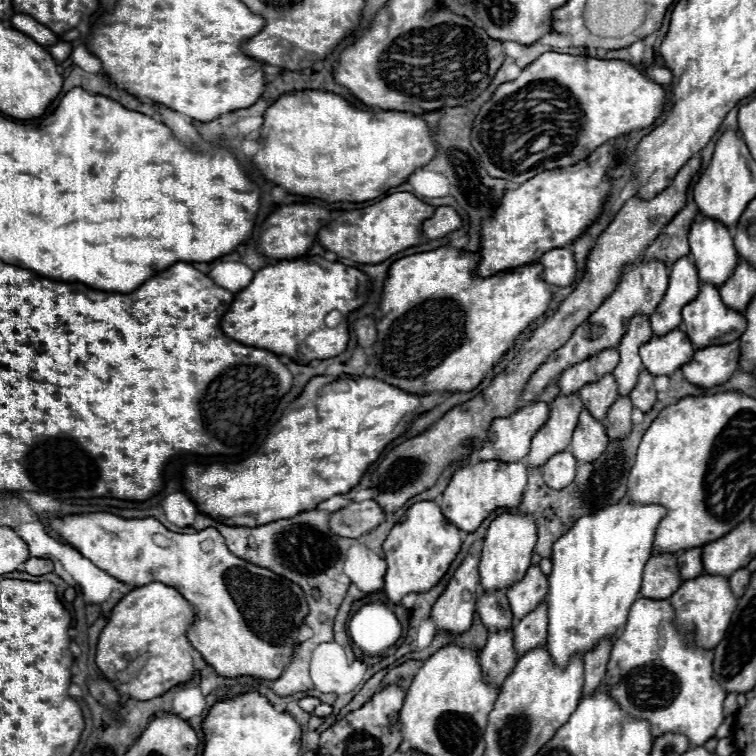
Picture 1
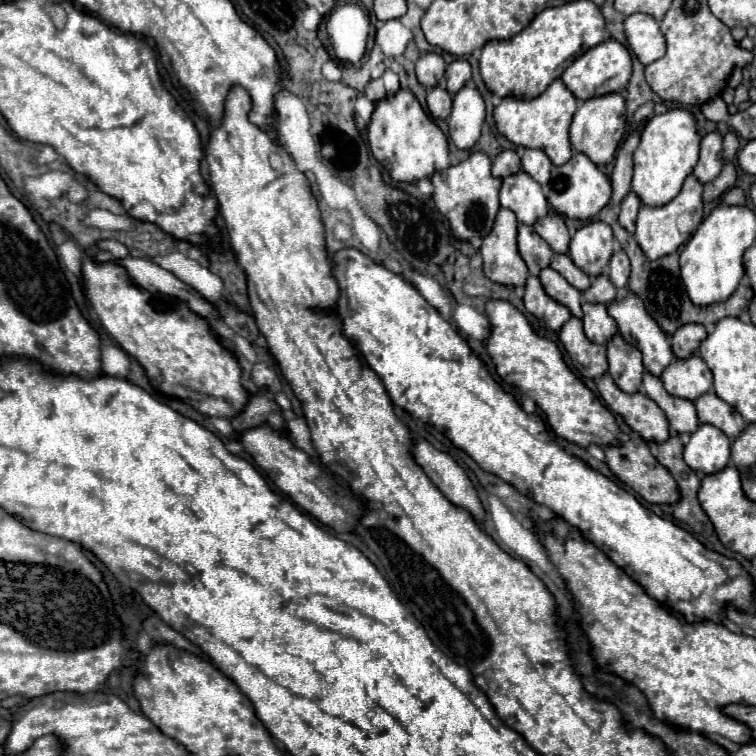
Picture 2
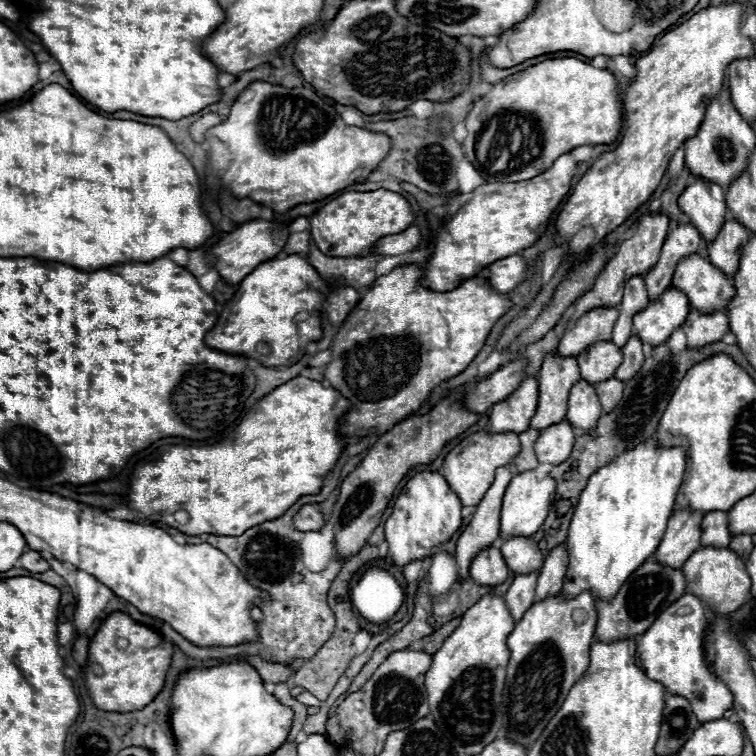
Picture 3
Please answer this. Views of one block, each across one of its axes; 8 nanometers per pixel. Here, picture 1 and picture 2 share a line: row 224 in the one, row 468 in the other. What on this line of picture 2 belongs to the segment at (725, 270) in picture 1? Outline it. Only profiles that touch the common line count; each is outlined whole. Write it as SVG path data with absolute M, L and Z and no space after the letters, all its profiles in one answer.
M700 424L684 446L684 462L698 474L716 474L730 464L730 440L718 428Z

